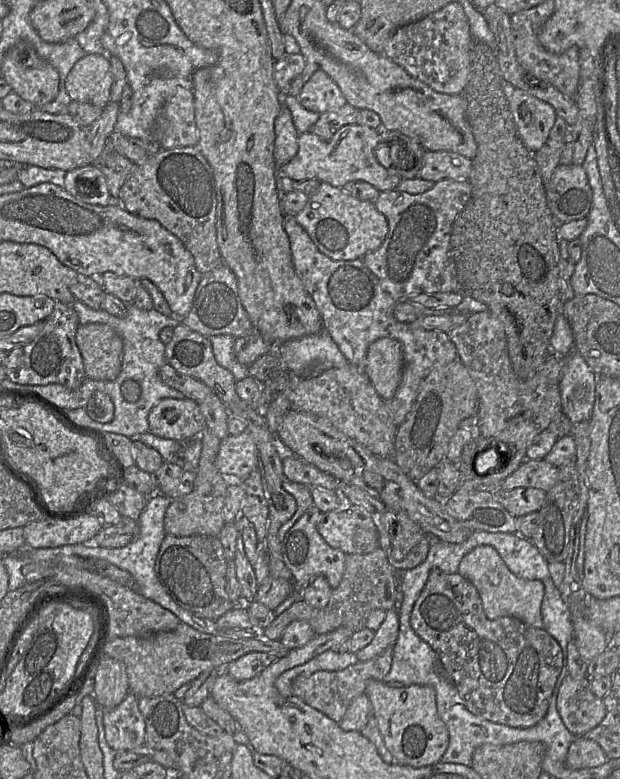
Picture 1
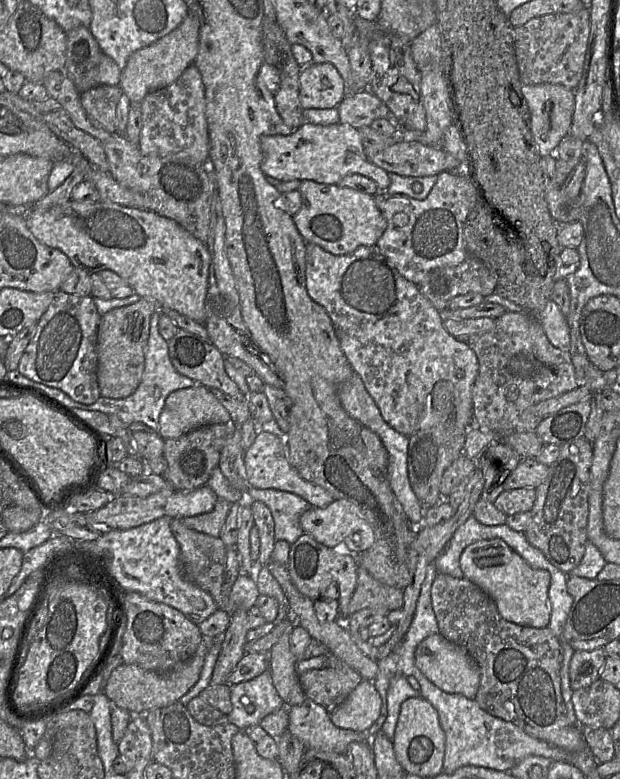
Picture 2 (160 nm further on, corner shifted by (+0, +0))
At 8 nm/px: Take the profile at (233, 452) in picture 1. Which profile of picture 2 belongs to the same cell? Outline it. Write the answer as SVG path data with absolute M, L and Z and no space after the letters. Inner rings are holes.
M274 426L261 428L253 444L245 450L244 464L248 485L253 488L275 489L296 494L312 507L324 508L335 499L323 487L302 478L290 464L285 446L285 434L276 433Z

